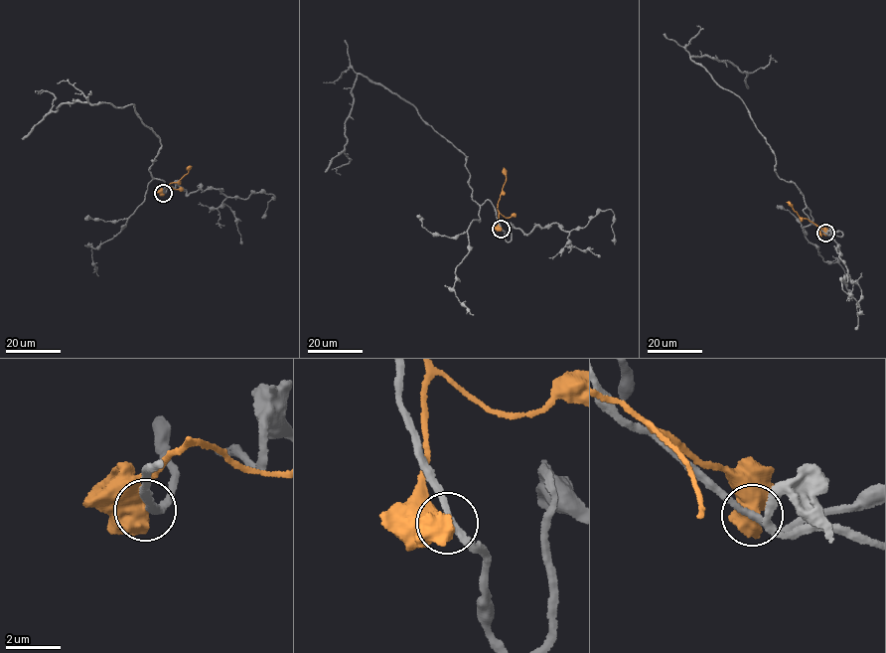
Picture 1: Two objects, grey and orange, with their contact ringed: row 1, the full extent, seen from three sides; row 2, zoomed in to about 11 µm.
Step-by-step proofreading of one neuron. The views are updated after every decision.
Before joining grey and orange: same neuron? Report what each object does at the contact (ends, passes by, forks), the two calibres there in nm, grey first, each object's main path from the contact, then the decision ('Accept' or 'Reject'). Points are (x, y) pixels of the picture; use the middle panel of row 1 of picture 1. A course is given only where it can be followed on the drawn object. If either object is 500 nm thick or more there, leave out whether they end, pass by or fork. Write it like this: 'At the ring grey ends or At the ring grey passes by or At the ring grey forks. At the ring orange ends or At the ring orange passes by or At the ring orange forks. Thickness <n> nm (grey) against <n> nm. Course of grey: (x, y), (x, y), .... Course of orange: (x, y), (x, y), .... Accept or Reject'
Thickness 240 nm (grey) against 650 nm. Course of grey: (501, 229), (489, 201), (473, 200), (464, 153), (360, 74), (341, 175). Course of orange: (501, 229), (497, 205), (506, 178), (504, 167). Reject

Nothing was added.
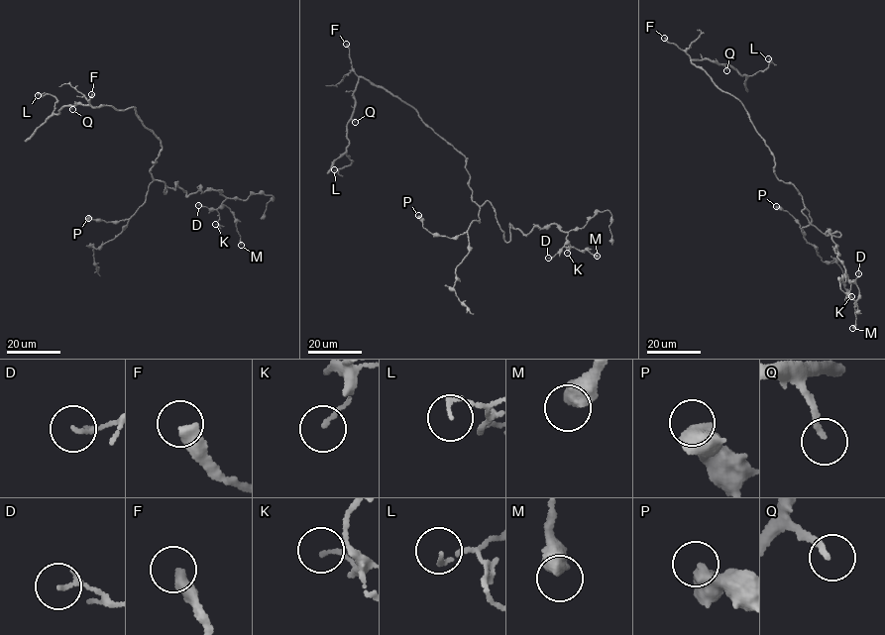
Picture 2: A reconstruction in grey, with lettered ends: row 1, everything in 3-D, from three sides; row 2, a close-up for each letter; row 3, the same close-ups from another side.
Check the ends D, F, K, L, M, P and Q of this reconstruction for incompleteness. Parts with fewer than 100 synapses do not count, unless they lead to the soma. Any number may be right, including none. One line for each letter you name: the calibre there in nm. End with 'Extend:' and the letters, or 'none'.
F: 400 nm
Extend: F

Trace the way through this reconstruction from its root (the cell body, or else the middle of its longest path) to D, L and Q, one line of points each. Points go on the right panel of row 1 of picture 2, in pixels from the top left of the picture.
D: (778, 178), (797, 189), (808, 221), (827, 235), (840, 234), (826, 233), (848, 280), (858, 273)
L: (778, 178), (773, 154), (742, 103), (719, 89), (691, 61), (709, 59), (751, 75), (766, 69), (768, 58)
Q: (778, 178), (773, 154), (742, 103), (719, 89), (704, 69), (691, 61), (709, 59), (723, 65), (726, 70)

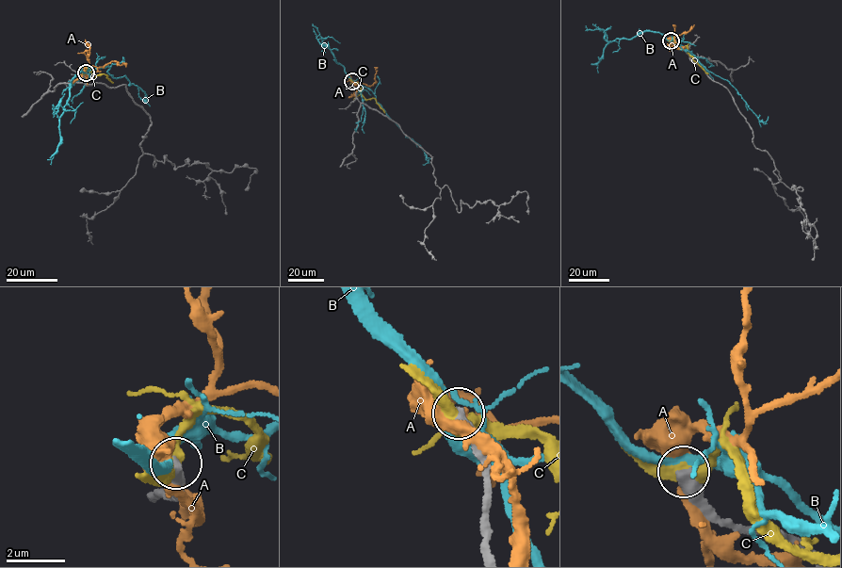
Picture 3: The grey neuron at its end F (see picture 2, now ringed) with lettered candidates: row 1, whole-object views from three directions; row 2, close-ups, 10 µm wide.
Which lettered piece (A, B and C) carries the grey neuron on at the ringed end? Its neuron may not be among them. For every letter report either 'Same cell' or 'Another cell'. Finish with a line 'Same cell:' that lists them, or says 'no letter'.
A: Another cell
B: Another cell
C: Another cell
Same cell: no letter

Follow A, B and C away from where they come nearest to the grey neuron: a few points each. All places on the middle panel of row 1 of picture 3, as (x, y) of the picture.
A: (353, 83), (373, 85), (377, 68)
B: (352, 81), (370, 89), (389, 118), (420, 146), (428, 161), (422, 164)
C: (352, 82), (357, 83), (365, 99), (374, 98), (384, 113)

